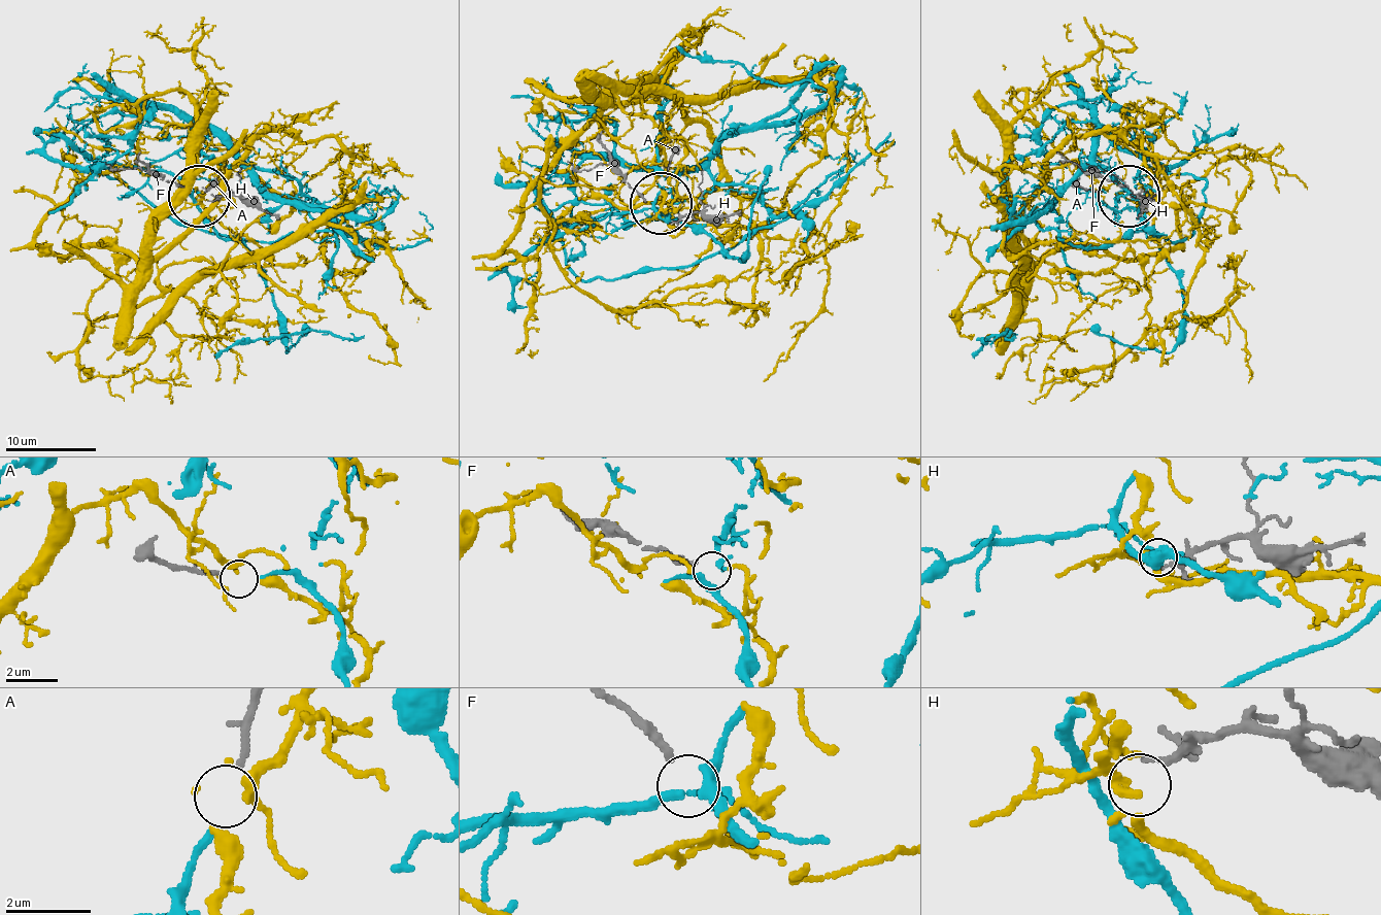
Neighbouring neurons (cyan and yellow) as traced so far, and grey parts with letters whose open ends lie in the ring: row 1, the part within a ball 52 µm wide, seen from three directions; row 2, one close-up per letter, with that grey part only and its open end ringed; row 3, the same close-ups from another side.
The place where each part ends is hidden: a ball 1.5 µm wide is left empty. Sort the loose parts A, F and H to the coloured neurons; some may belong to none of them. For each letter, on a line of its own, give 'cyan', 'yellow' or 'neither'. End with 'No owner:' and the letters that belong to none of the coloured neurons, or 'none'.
A: cyan
F: neither
H: neither
No owner: F, H

